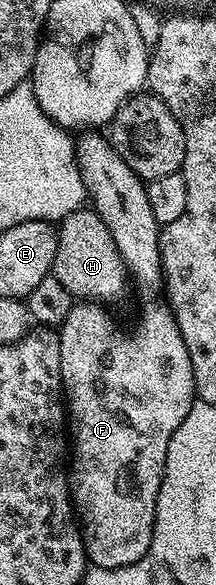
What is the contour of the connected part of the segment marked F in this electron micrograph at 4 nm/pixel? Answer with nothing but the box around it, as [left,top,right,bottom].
[59,301,195,569]

